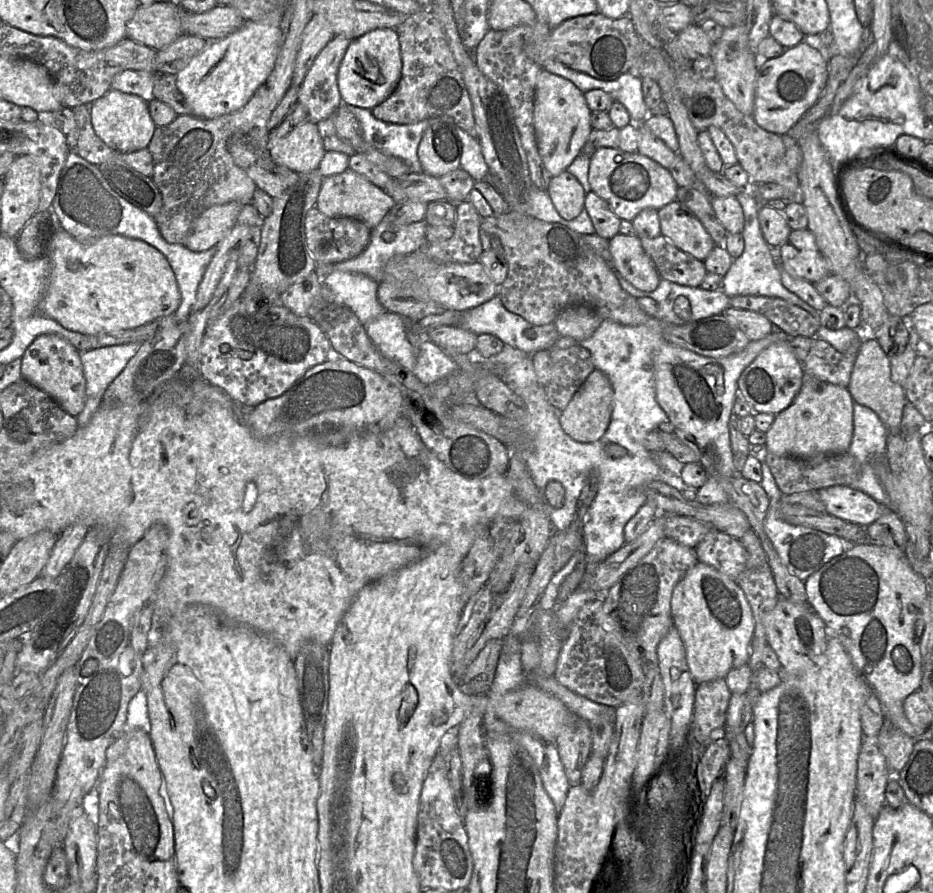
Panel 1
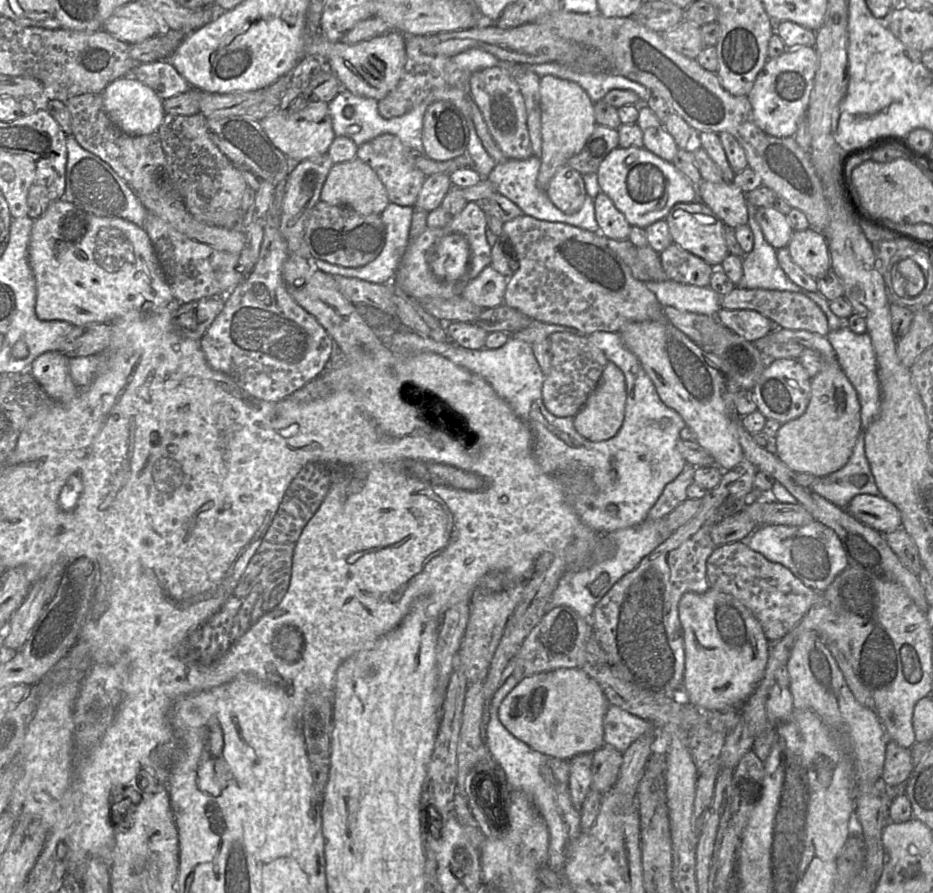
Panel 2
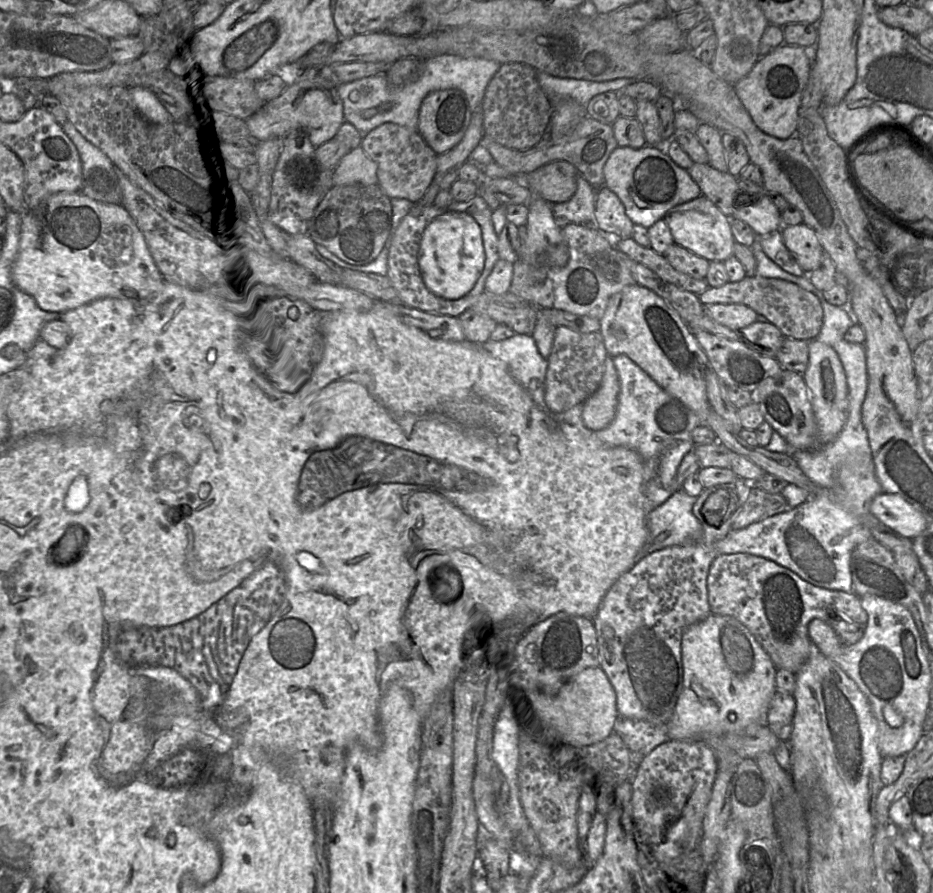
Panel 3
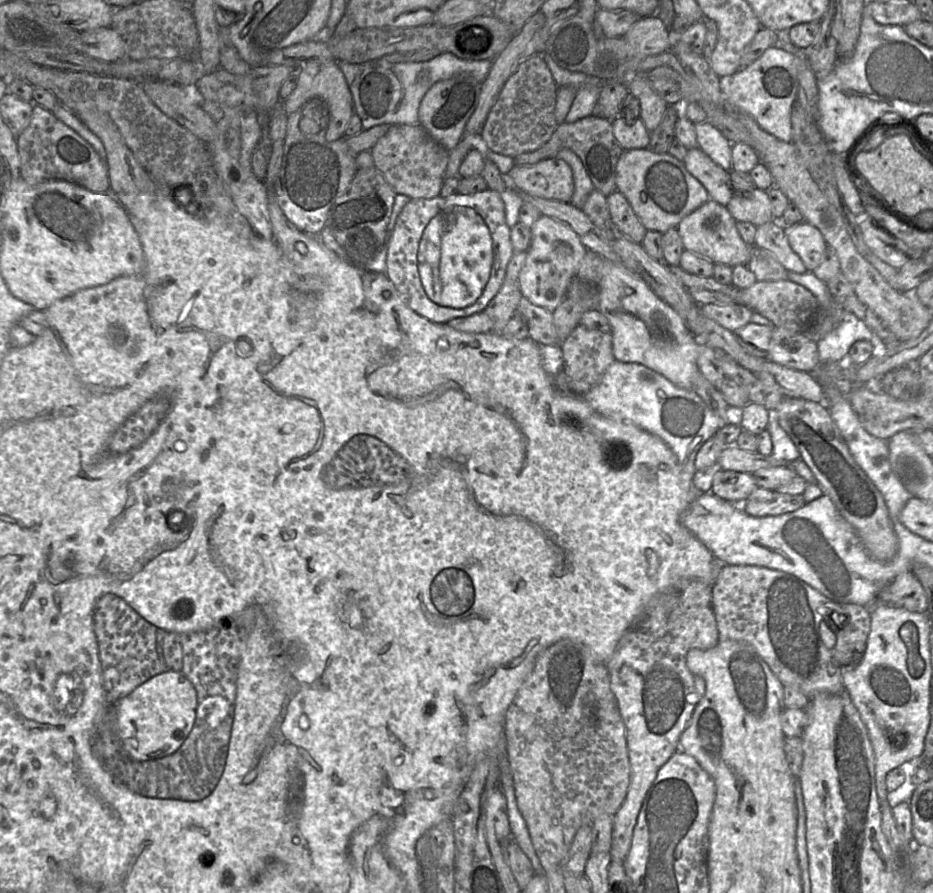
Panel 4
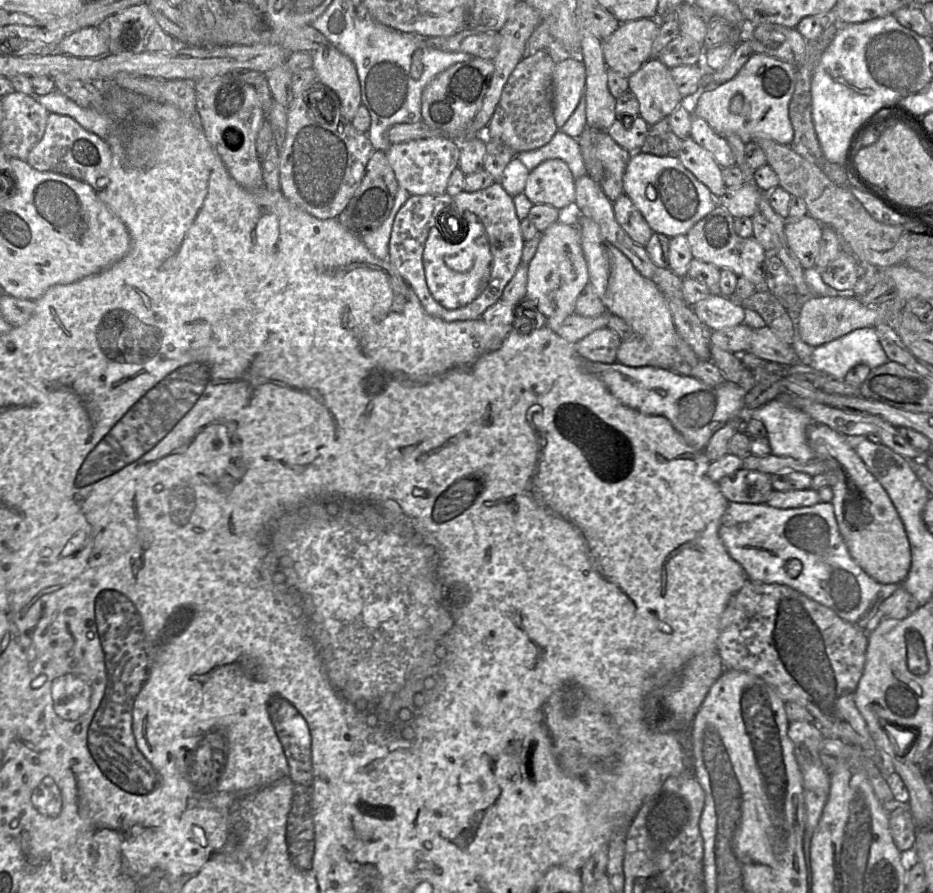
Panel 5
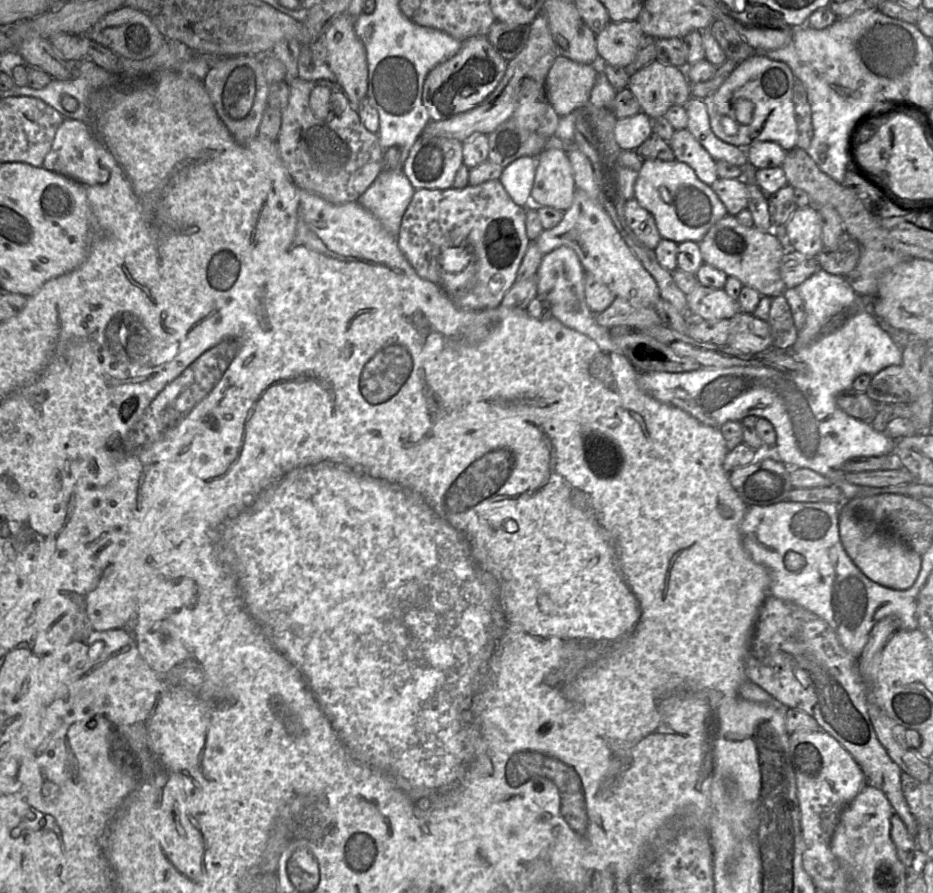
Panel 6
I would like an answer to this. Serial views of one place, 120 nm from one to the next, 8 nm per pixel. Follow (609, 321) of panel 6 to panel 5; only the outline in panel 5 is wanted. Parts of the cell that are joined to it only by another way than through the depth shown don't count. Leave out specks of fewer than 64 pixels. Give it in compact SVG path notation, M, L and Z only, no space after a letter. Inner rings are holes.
M606 311L596 317L584 317L573 313L547 318L546 326L569 343L575 344L593 331L607 327L609 316L610 313Z

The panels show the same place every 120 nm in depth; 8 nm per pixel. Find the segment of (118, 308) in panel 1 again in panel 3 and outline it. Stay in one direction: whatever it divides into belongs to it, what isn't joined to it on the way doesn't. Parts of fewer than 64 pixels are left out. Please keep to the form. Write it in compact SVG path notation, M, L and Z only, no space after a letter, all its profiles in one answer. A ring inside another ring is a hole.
M63 191L49 195L34 206L27 206L24 203L24 208L20 212L22 217L21 235L18 255L11 271L12 280L19 289L31 295L36 300L40 309L47 312L64 313L103 298L145 300L155 297L162 289L165 283L164 278L148 249L141 231L130 213L122 205L99 202L85 196L79 191Z

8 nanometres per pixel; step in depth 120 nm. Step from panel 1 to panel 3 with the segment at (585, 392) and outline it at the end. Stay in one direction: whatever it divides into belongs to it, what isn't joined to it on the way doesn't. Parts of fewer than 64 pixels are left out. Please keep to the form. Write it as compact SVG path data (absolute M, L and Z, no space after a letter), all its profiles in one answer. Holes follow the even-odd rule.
M607 356L599 388L583 403L582 420L586 428L599 431L614 420L620 391L619 377L613 358Z

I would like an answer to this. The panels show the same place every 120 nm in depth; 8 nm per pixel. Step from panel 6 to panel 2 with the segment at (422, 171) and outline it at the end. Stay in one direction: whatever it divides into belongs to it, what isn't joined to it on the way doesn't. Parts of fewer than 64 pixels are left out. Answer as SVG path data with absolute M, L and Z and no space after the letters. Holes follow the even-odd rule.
M390 133L381 134L358 147L356 157L368 164L383 183L389 201L405 207L414 207L419 192L426 180L423 172L415 167L415 153L406 147L401 140Z

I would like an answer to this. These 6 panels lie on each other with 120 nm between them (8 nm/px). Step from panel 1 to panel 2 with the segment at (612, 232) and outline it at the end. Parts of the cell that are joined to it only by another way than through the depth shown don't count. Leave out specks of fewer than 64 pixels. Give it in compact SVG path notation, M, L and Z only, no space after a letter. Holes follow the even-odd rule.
M599 191L593 198L595 220L600 233L606 238L628 239L631 225L624 215L615 207L608 195Z

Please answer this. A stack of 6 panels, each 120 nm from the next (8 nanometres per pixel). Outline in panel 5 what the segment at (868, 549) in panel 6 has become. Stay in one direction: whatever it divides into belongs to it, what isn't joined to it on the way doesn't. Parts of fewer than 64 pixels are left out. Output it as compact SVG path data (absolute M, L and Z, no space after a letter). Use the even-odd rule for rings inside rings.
M814 423L808 430L808 444L814 458L821 460L827 467L825 474L834 477L832 505L840 534L853 560L874 580L883 584L903 581L911 566L911 549L904 525L887 492L869 472L856 451L847 442L845 435L825 424Z

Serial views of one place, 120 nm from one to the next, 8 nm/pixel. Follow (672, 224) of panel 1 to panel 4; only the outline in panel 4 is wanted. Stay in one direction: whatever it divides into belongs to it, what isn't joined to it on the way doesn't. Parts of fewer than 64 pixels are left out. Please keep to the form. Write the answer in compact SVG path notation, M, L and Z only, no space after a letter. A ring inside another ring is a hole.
M709 199L683 218L676 229L686 250L708 259L713 264L725 264L730 267L747 266L752 245L743 241L735 226L736 222L725 206Z

